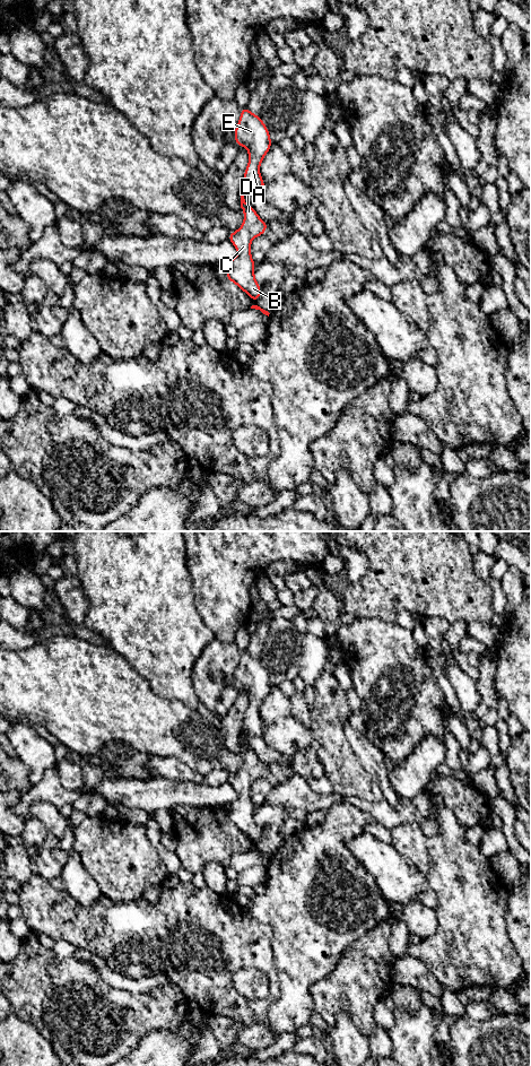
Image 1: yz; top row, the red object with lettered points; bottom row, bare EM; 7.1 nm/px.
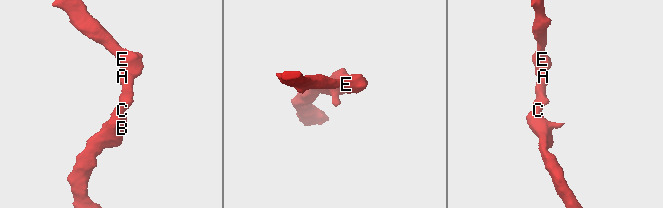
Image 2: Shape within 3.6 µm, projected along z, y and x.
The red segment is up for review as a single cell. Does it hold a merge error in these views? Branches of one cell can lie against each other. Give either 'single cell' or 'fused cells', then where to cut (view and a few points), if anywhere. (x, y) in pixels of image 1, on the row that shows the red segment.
single cell | no cut

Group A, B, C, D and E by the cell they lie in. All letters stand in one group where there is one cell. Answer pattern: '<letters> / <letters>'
A B C D E

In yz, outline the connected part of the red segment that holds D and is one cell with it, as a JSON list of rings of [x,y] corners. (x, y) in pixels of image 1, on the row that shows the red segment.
[[[247,107],[241,109],[241,116],[238,123],[236,124],[234,139],[237,142],[238,148],[242,146],[249,150],[249,165],[246,166],[244,172],[244,182],[241,191],[241,208],[244,211],[244,220],[243,225],[236,232],[228,234],[228,240],[237,249],[238,255],[234,259],[225,261],[223,266],[227,271],[226,278],[229,281],[235,283],[253,301],[258,301],[261,296],[261,288],[254,277],[255,262],[251,257],[251,241],[254,237],[258,237],[266,233],[268,225],[259,217],[254,208],[245,201],[244,193],[246,191],[261,193],[263,191],[266,183],[263,182],[260,174],[260,164],[270,150],[272,142],[270,139],[269,130],[267,125],[262,122],[260,115],[253,114]]]

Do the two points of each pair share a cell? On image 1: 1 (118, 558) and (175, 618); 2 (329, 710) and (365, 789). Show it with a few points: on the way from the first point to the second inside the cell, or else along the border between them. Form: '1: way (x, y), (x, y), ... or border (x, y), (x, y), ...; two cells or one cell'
1: way (131, 574), (163, 605); one cell
2: way (332, 729), (332, 748), (340, 764), (346, 770); one cell

